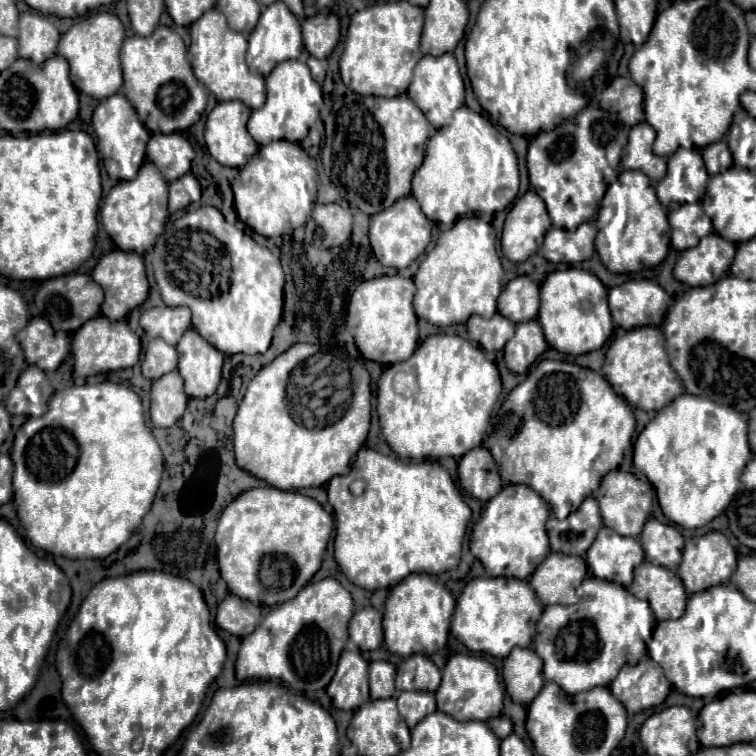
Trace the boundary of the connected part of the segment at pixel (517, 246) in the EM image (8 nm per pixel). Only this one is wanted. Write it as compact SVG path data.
M528 189L506 215L500 239L502 254L514 263L526 261L540 249L550 227L544 201Z

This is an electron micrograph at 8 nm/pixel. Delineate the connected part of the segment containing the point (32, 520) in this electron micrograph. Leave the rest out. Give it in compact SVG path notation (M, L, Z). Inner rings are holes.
M104 381L98 385L82 385L82 387L68 387L64 391L56 391L48 403L48 411L42 417L34 417L28 419L16 433L16 441L12 447L12 461L14 461L14 503L16 503L16 511L20 517L20 523L26 529L26 537L30 539L30 543L46 553L52 555L62 555L68 559L104 559L110 553L114 553L120 545L124 545L132 531L140 527L142 517L150 511L150 505L154 501L154 495L158 491L160 479L162 479L162 471L164 471L164 459L162 459L162 451L152 435L152 431L146 427L144 421L144 409L142 409L142 401L140 397L118 383L112 381Z

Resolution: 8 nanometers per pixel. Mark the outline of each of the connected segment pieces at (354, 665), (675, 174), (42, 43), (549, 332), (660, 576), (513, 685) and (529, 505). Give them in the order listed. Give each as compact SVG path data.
M344 651L328 695L334 707L354 711L362 705L362 683L368 679L368 661L358 651Z
M678 149L668 159L668 173L656 185L664 207L672 203L698 203L708 185L708 171L698 149Z
M38 13L20 15L20 35L18 35L18 53L32 63L44 63L56 53L60 33L58 29Z
M569 266L564 271L550 273L540 287L538 313L548 346L568 355L584 355L600 349L614 331L606 295L608 289L590 271Z
M644 561L636 569L636 577L630 585L630 593L650 603L656 619L678 619L684 615L686 589L676 573L664 567L656 567Z
M512 649L504 661L502 677L512 701L530 705L544 685L542 659L532 649Z
M504 485L502 491L488 501L480 521L472 529L470 551L482 561L486 571L494 577L516 577L528 579L540 561L550 551L546 535L548 503L528 485Z

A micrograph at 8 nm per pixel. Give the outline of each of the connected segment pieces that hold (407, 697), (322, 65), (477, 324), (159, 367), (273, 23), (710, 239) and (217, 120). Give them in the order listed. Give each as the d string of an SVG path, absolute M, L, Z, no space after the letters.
M400 693L398 695L398 709L400 715L404 717L406 725L412 729L420 719L436 711L436 701L432 693Z
M308 57L308 67L310 67L310 71L312 71L312 77L318 81L318 83L322 83L324 81L324 75L326 75L326 69L328 69L328 63L326 61L320 61L320 59L316 59L316 57Z
M496 313L490 319L470 317L466 327L468 327L470 339L476 341L480 347L484 347L486 351L500 351L504 349L506 341L512 337L516 325L506 317L502 317L500 313Z
M156 337L148 343L144 361L142 361L142 375L146 379L160 379L164 373L174 371L178 365L178 351L176 347L168 345L164 339Z
M276 1L272 5L268 5L262 11L260 21L258 21L256 29L250 33L250 39L248 39L246 63L248 63L250 71L266 77L280 61L298 59L300 53L302 53L302 33L300 33L298 19L290 13L290 9L282 1Z
M710 233L696 247L682 251L674 267L674 277L690 287L712 285L726 275L734 253L734 243L724 241L718 233Z
M242 101L218 103L206 121L206 147L226 167L244 167L258 151L258 143L246 131L250 109Z

